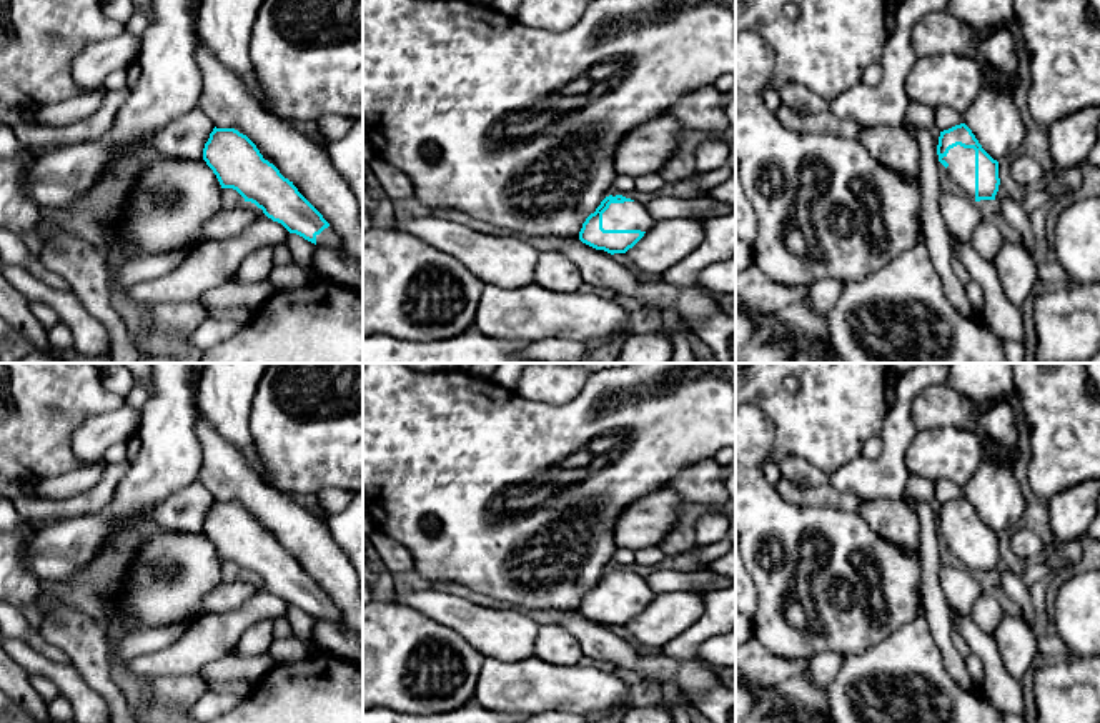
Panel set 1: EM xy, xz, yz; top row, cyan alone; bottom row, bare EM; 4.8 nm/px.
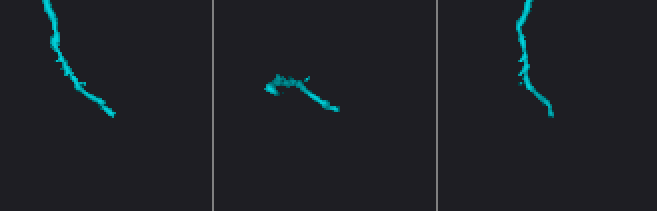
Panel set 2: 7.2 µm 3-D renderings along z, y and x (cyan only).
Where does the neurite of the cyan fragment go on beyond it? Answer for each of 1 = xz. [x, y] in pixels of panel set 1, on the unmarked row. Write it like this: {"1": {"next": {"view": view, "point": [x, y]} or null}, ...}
{"1": {"next": {"view": "xz", "point": [631, 588]}}}

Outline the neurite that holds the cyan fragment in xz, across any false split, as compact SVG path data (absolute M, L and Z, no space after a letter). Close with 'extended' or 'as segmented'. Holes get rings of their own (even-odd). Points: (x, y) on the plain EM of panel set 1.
M609 568L591 586L579 605L579 613L611 628L632 621L657 593L646 578L622 568Z | extended

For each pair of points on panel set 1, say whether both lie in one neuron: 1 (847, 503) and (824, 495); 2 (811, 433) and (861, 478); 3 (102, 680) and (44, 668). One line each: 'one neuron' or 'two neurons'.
1: one neuron
2: two neurons
3: two neurons

